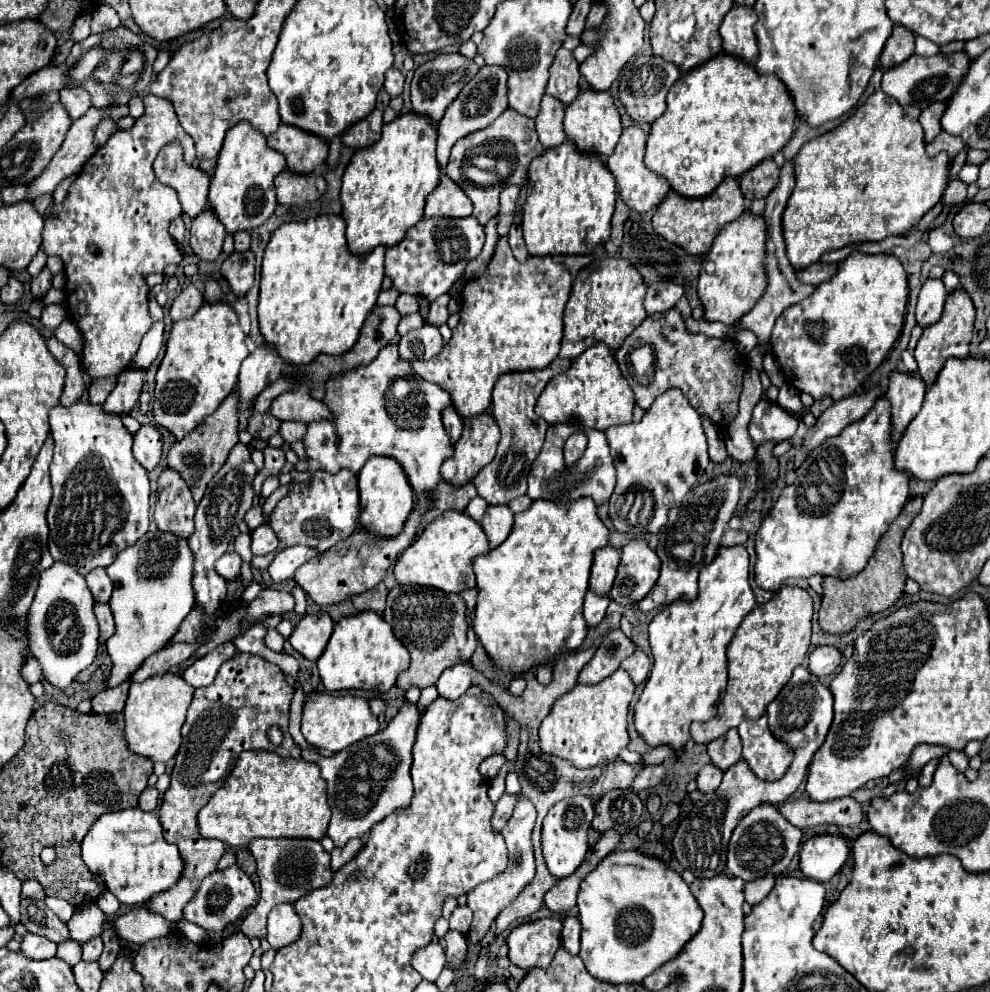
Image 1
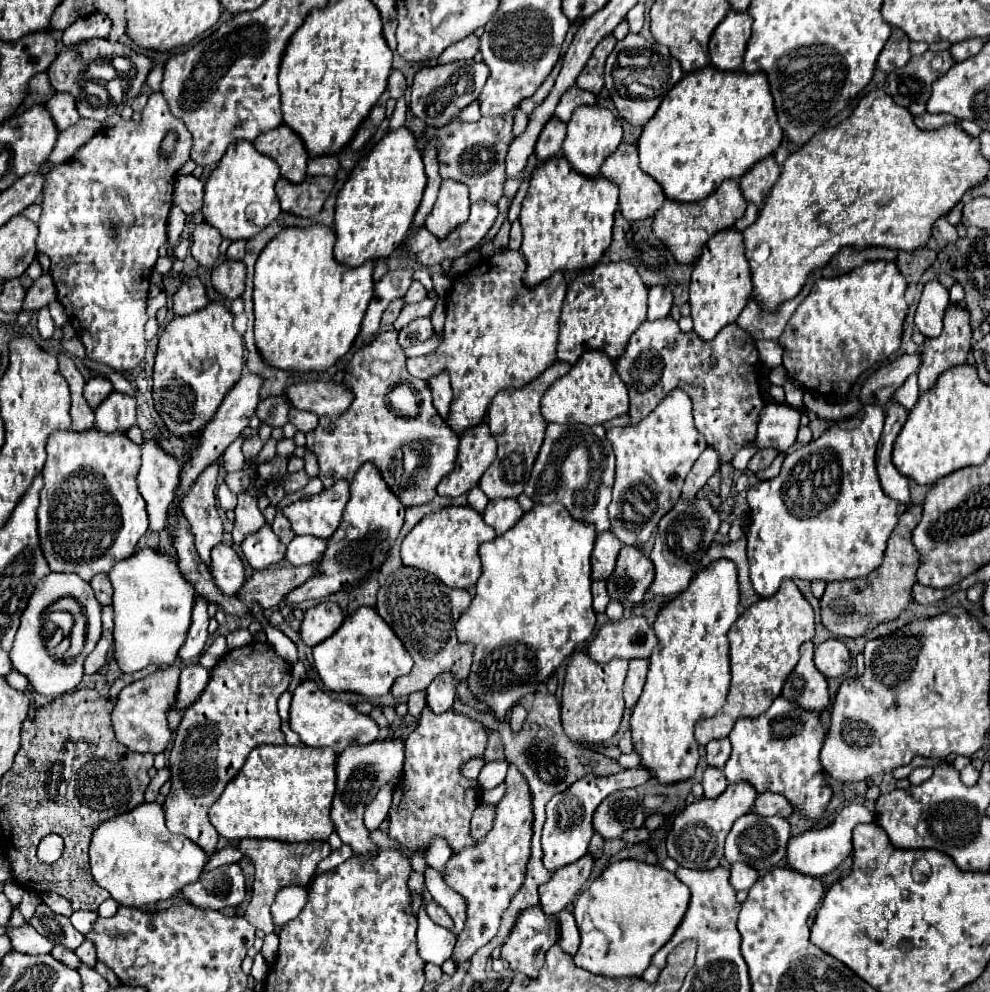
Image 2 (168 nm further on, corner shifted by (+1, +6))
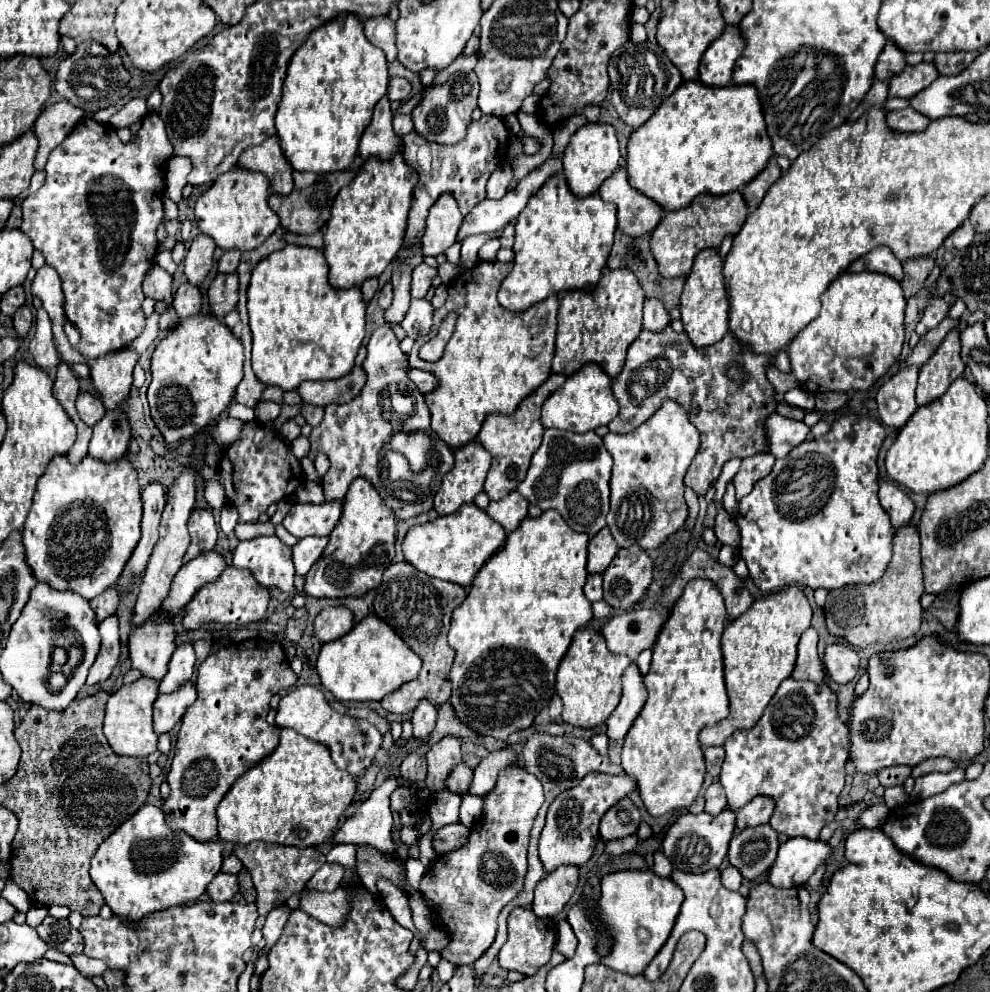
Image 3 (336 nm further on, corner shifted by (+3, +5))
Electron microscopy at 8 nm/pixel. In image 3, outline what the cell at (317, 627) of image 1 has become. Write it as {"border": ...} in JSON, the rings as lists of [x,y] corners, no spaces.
{"border":[[[330,606],[314,620],[314,634],[322,642],[334,642],[354,628],[354,614],[346,606]]]}

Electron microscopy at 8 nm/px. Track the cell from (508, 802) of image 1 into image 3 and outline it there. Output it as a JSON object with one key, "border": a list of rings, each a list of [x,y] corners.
{"border":[[[448,824],[444,828],[440,828],[434,838],[432,838],[432,848],[436,850],[436,854],[446,854],[452,852],[456,848],[460,848],[460,844],[464,844],[464,840],[468,838],[468,828],[462,824]]]}

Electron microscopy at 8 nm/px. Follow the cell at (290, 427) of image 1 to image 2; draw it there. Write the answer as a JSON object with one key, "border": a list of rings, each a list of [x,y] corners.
{"border":[[[290,409],[290,413],[288,413],[288,421],[298,429],[298,431],[302,431],[302,433],[308,433],[308,431],[312,431],[314,427],[316,427],[316,423],[318,423],[318,417],[314,415],[314,413],[310,413],[310,411],[300,411],[300,409]]]}

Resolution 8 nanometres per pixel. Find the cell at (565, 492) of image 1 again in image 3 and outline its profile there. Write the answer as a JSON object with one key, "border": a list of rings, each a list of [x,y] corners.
{"border":[[[546,430],[542,446],[532,456],[526,478],[518,484],[518,492],[530,500],[530,504],[540,506],[542,510],[558,510],[566,524],[576,532],[594,536],[606,526],[610,470],[612,456],[596,432],[576,434],[564,430]]]}

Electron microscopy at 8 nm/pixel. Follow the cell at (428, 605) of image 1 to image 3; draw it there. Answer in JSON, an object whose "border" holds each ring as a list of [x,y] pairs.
{"border":[[[396,562],[386,568],[384,580],[376,590],[374,612],[378,618],[388,622],[394,628],[394,632],[402,640],[406,640],[412,646],[412,650],[422,658],[422,670],[416,680],[410,680],[408,684],[404,684],[404,688],[398,688],[396,692],[392,692],[392,696],[386,696],[380,702],[384,710],[394,714],[406,714],[412,712],[422,700],[432,702],[436,708],[448,702],[450,688],[446,674],[452,668],[456,652],[450,648],[446,634],[450,628],[450,616],[454,608],[458,608],[464,602],[464,598],[466,590],[460,584],[430,578],[412,568],[412,564],[408,562]]]}

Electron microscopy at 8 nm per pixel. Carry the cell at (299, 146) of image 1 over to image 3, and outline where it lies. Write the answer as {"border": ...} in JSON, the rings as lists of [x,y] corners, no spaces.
{"border":[[[272,136],[272,140],[266,140],[264,144],[258,144],[256,148],[248,148],[248,152],[242,152],[238,168],[262,172],[268,178],[272,192],[276,194],[288,196],[294,190],[292,166],[284,158],[276,136]]]}

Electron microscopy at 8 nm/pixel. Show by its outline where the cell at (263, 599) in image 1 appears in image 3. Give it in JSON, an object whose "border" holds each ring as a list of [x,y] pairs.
{"border":[[[356,478],[342,504],[342,516],[330,534],[330,542],[320,560],[306,574],[306,594],[314,598],[364,596],[382,582],[382,572],[394,560],[396,516],[380,494],[364,478]]]}

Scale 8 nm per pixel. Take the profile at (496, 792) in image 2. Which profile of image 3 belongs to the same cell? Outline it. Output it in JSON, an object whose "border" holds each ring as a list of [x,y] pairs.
{"border":[[[464,796],[460,804],[458,822],[464,822],[468,828],[474,826],[482,816],[482,798],[480,796]]]}

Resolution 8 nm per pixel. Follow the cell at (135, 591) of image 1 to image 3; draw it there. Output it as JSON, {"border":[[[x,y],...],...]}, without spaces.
{"border":[[[156,612],[150,620],[130,632],[128,650],[132,668],[140,670],[142,676],[160,682],[174,652],[172,620],[164,612]]]}

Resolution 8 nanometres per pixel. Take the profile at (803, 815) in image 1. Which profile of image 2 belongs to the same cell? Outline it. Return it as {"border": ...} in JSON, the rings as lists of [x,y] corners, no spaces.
{"border":[[[762,793],[756,799],[754,805],[756,813],[768,817],[768,815],[780,815],[784,819],[788,819],[794,813],[794,807],[790,805],[788,799],[784,799],[780,793]]]}

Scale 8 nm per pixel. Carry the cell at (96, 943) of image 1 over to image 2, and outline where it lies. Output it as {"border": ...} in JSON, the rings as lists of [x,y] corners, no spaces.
{"border":[[[84,941],[78,949],[76,949],[76,955],[82,963],[86,963],[88,967],[94,967],[96,965],[96,949],[94,949],[94,943],[92,941]]]}

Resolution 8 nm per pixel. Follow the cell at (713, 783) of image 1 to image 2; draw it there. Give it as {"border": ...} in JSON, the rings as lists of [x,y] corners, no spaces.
{"border":[[[708,765],[706,771],[704,771],[702,785],[704,785],[704,797],[714,799],[714,797],[718,797],[718,795],[728,787],[728,781],[726,781],[724,773],[722,773],[718,767]]]}

